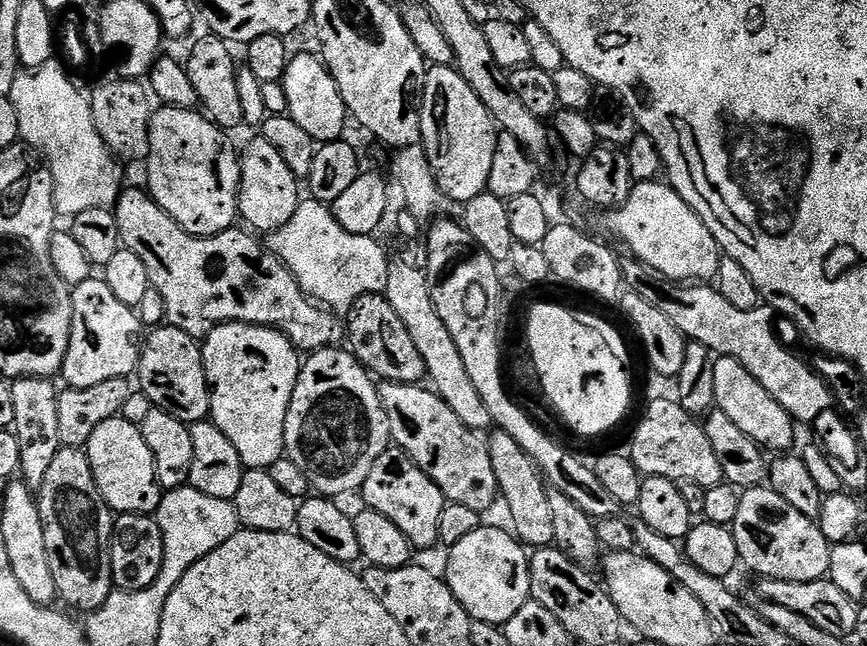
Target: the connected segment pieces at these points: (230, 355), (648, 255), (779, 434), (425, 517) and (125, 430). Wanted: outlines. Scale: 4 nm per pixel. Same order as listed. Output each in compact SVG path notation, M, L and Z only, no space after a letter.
M220 324L203 337L204 369L212 388L210 420L222 430L238 452L238 458L248 470L268 470L284 456L286 410L298 382L301 353L285 338L283 332L253 324Z
M659 179L633 183L630 198L607 216L609 230L657 277L673 282L708 282L715 277L722 259L716 239L671 184Z
M729 356L719 357L714 363L714 394L715 407L727 414L730 422L734 422L734 426L738 426L738 430L742 430L742 434L749 436L754 443L772 454L784 454L791 449L788 447L796 440L797 425L791 414L782 410L782 406L762 390L758 378L754 378L746 366Z
M390 446L370 466L370 474L366 474L366 482L362 489L363 507L369 512L382 514L382 518L390 518L402 534L411 542L413 549L437 547L440 544L438 522L442 522L442 510L445 498L436 483L420 469L401 448Z
M121 415L110 418L90 434L86 451L94 482L113 513L133 512L143 516L155 513L162 489L156 481L154 454L150 454L150 446L146 446L146 438L142 438L140 425L131 424Z

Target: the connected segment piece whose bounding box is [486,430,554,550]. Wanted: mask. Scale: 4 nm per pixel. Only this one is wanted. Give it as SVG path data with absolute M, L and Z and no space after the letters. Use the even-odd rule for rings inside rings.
M496 430L487 437L490 466L494 466L494 478L502 504L508 507L508 516L512 519L511 531L515 537L529 549L549 547L554 541L554 518L550 514L548 488L536 463L518 446L510 434ZM492 436L492 437L491 437Z

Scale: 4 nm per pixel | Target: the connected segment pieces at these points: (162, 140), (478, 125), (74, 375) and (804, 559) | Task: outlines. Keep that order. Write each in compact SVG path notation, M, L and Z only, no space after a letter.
M160 106L148 123L148 184L147 191L170 218L191 236L216 236L233 227L240 207L240 157L228 141L229 133L212 123L203 111L191 108Z
M429 67L424 74L424 90L419 97L420 102L420 139L426 154L430 158L430 166L434 170L434 178L449 201L457 200L458 205L464 206L471 199L488 191L490 182L490 166L494 166L494 150L498 125L486 106L474 94L474 90L462 78L462 74L455 67Z
M93 278L72 288L70 346L66 350L62 377L70 388L89 388L110 378L128 378L137 371L142 347L139 315L110 291L102 278Z
M770 486L746 488L741 491L738 518L734 518L730 527L734 542L738 546L740 564L752 572L757 572L757 577L782 582L814 582L828 576L833 545L829 544L822 534L819 523L794 510L794 506L790 506L790 502L786 502L786 498L782 498L782 494L778 494Z

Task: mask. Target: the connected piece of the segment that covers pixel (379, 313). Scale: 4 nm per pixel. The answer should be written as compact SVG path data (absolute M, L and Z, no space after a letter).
M385 296L358 298L358 302L348 309L346 319L347 347L373 377L390 384L420 384L427 377L426 364L422 362L422 354L418 354L418 346L414 346L406 326L402 326L402 318L398 318L394 306L390 306Z

